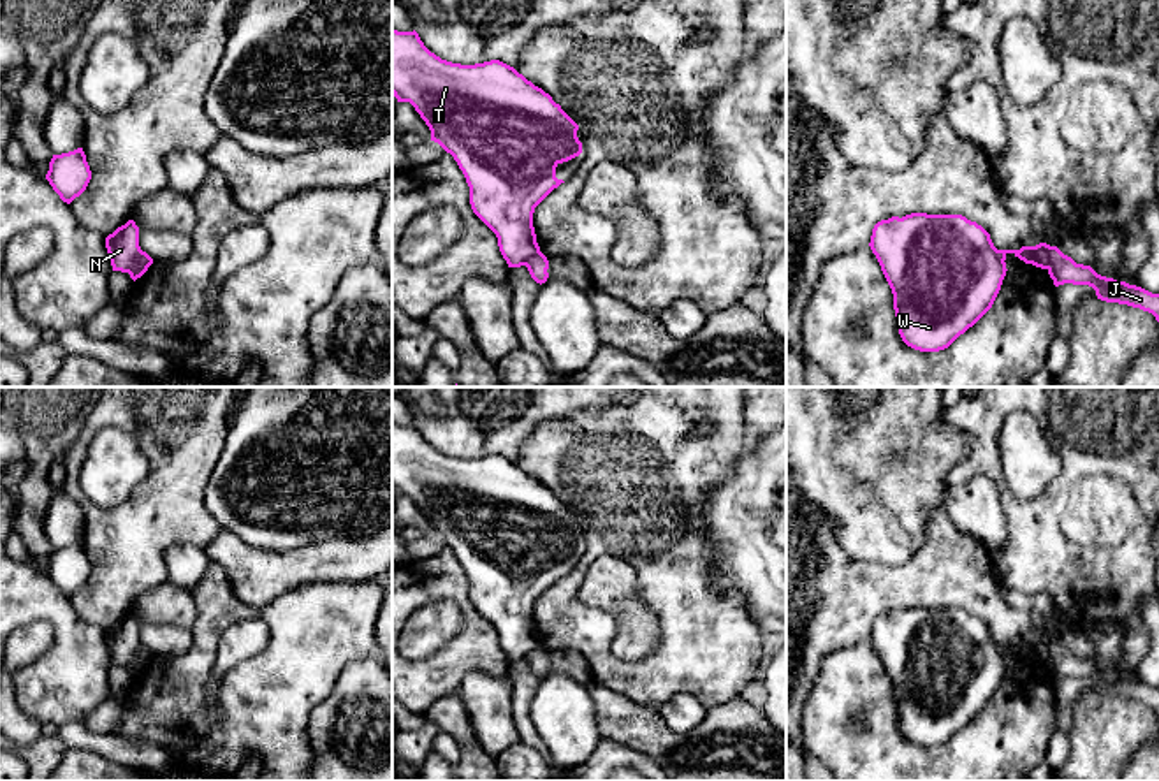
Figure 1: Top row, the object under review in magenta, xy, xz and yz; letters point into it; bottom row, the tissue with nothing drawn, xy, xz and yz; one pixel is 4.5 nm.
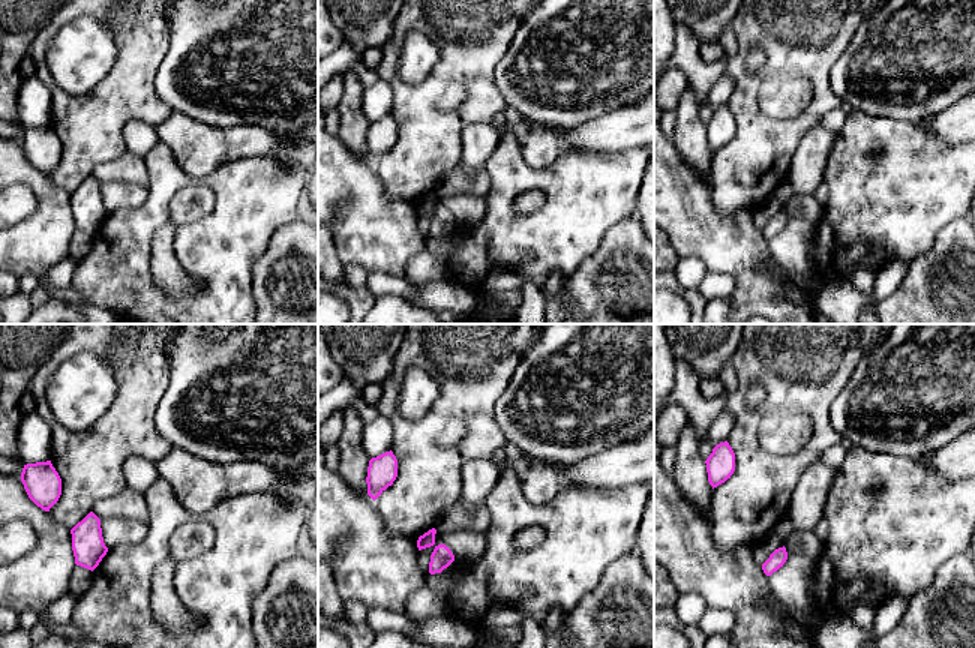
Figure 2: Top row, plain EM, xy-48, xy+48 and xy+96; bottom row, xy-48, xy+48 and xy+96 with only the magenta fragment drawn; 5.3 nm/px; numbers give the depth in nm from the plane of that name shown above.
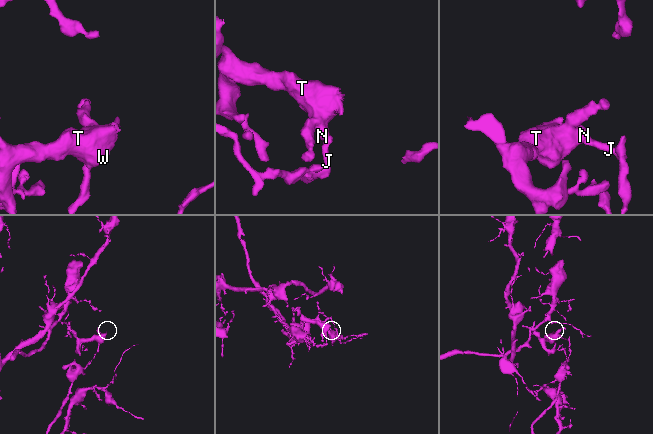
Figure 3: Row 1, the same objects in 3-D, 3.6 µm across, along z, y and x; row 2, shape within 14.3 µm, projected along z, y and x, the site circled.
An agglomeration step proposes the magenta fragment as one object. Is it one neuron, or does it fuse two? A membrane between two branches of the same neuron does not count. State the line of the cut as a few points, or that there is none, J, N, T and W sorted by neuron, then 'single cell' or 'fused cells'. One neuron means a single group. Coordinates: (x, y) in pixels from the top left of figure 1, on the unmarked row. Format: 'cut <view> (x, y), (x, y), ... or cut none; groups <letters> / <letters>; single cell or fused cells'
cut xy (141, 644), (136, 660), (129, 667); groups J / N T W; fused cells

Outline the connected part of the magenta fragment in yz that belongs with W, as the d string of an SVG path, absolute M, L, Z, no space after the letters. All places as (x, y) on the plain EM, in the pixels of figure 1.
M911 607L874 619L871 637L893 688L897 723L902 735L920 746L948 742L973 721L994 698L1006 670L1006 649L1048 663L1057 640L1039 637L1020 644L997 644L990 628L962 609Z

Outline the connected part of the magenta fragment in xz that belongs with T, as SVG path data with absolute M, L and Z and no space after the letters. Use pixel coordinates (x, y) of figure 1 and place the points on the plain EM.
M392 422L392 489L410 496L431 524L431 535L454 551L470 580L473 607L496 628L508 661L540 647L535 602L561 577L556 561L582 547L579 519L514 461L491 454L461 459L431 447L419 427Z

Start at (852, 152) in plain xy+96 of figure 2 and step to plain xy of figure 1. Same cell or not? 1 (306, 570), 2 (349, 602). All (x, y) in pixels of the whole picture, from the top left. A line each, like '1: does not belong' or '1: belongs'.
1: does not belong
2: belongs

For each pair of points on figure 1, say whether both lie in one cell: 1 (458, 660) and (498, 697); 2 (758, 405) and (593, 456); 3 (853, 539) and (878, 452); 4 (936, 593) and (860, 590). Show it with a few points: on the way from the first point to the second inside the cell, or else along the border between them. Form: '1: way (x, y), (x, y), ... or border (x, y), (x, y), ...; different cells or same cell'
1: border (507, 672), (470, 672), (458, 692); different cells
2: border (743, 405), (744, 447); different cells
3: way (874, 518), (878, 514), (878, 474); same cell
4: way (917, 590), (880, 590); same cell

